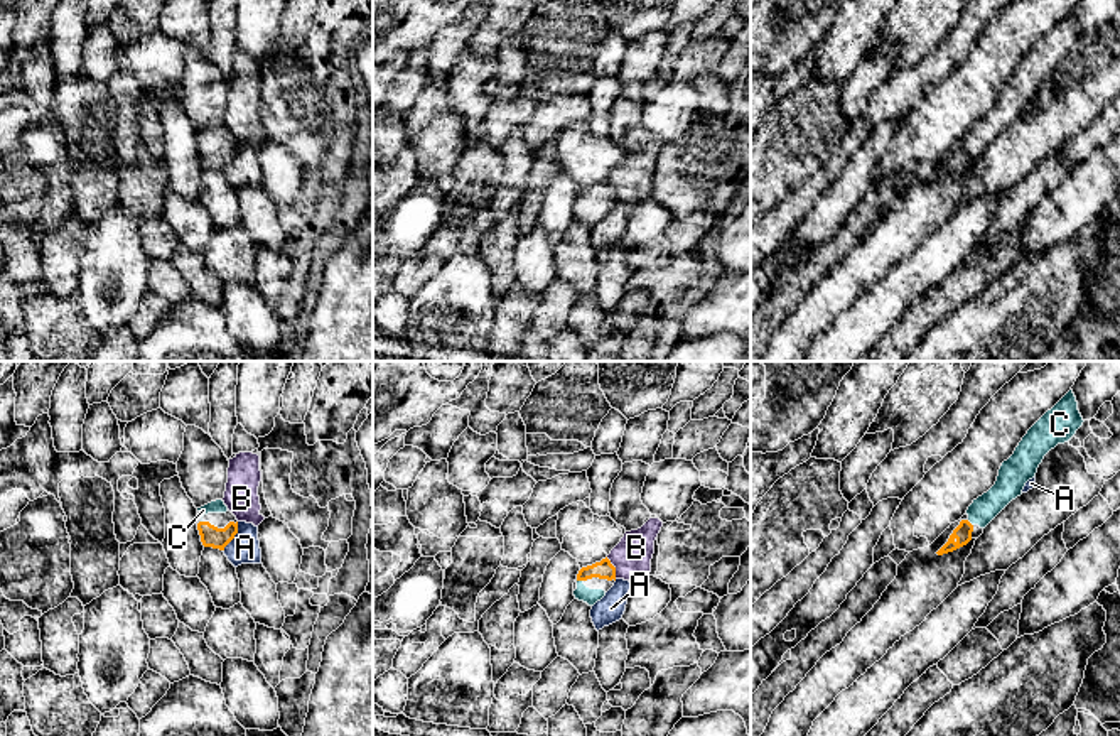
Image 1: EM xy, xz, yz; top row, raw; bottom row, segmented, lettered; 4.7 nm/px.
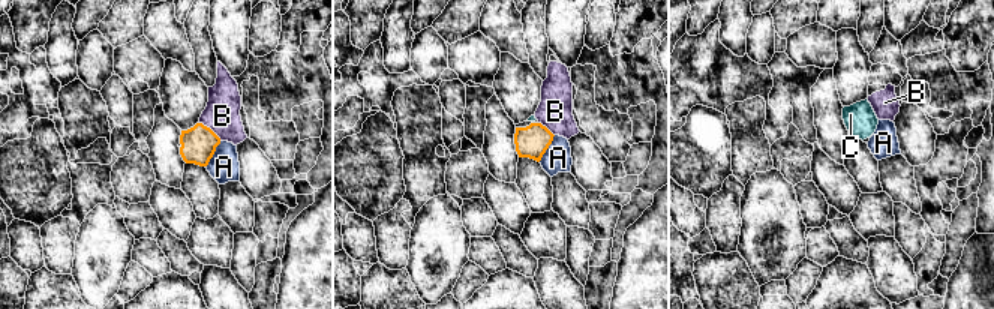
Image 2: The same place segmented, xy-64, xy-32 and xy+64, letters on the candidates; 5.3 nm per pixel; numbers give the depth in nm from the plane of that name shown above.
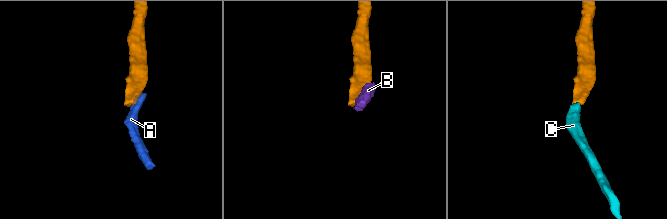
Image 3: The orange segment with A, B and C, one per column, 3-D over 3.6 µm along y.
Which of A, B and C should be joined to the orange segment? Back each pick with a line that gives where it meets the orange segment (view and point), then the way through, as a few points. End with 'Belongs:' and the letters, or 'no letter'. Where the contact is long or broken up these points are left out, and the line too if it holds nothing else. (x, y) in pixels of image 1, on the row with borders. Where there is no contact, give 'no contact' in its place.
C: xz (581, 579) | across xz (604, 569), (589, 571), (581, 579), (582, 593)
Belongs: C

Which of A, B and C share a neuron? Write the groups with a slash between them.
A / B / C

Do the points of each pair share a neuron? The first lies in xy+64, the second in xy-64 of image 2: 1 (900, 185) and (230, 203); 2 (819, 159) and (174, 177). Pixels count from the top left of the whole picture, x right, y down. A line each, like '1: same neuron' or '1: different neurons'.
1: same neuron
2: different neurons

